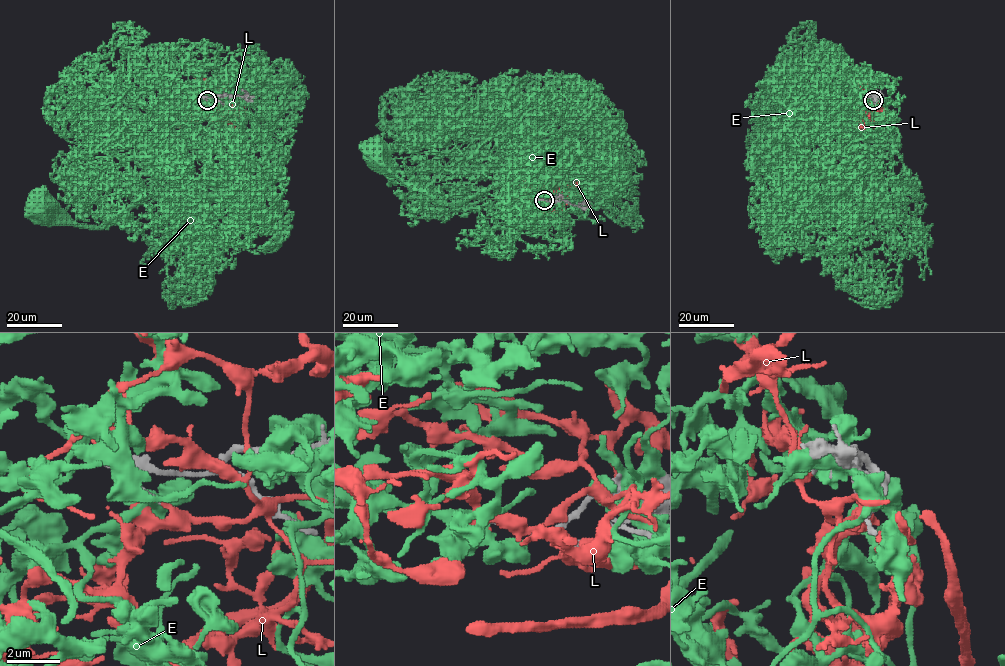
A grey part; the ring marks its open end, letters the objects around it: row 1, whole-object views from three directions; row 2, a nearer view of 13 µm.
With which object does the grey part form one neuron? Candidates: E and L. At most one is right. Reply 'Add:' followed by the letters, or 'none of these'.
Add: L

